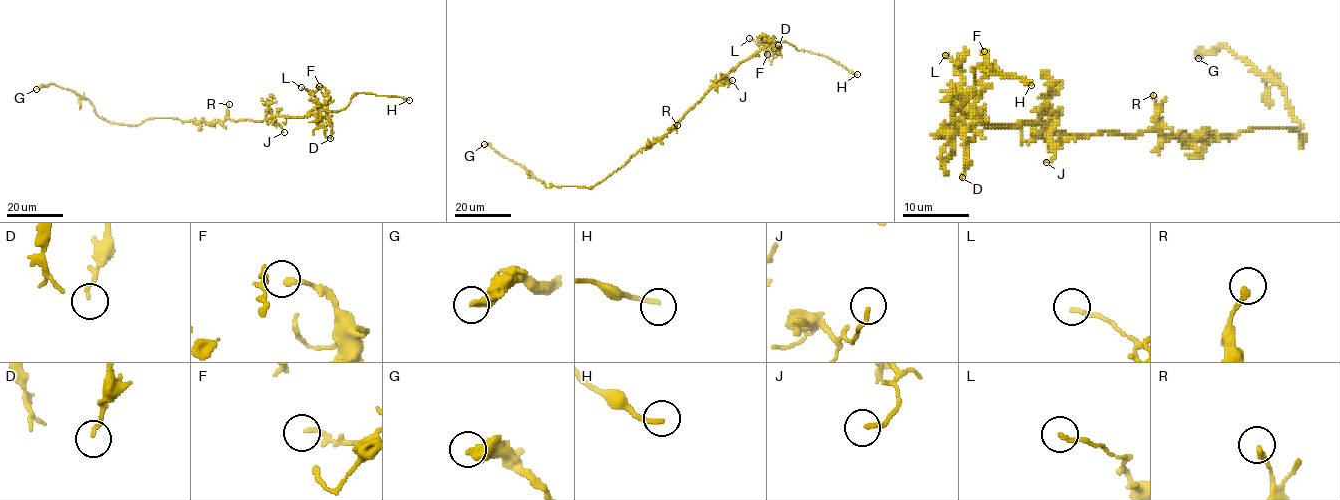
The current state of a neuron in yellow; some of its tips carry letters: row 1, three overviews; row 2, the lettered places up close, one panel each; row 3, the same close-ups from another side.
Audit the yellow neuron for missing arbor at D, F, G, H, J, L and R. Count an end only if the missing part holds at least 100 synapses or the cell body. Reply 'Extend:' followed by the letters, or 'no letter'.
Extend: H

